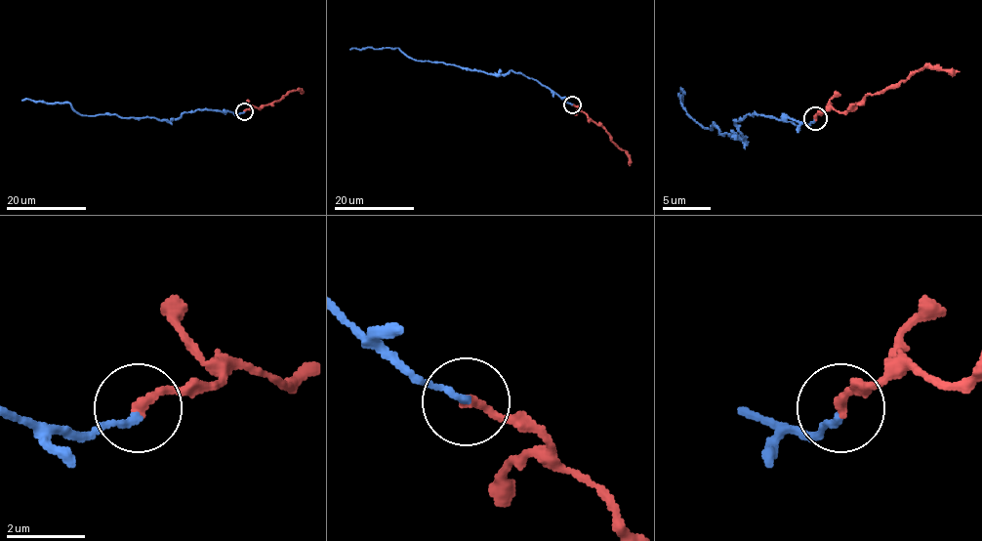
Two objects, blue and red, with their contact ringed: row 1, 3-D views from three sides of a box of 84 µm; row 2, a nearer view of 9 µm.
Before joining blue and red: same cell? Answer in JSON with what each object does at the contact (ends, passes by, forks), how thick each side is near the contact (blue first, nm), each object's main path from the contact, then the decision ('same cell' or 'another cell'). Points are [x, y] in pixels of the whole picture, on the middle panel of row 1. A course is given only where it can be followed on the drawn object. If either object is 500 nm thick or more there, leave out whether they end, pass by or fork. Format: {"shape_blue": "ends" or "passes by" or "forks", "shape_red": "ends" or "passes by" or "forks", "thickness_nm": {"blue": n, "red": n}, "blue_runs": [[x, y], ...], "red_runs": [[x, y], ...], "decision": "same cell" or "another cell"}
{"shape_blue": "ends", "shape_red": "ends", "thickness_nm": {"blue": 150, "red": 220}, "blue_runs": [[572, 104], [536, 80], [511, 70], [506, 74], [494, 74], [443, 62], [415, 61], [396, 48], [349, 50]], "red_runs": [[572, 104], [600, 125], [610, 139], [624, 150], [630, 165]], "decision": "same cell"}

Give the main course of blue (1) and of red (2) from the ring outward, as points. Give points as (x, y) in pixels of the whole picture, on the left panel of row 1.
1: (244, 111), (197, 109), (166, 121), (115, 114), (83, 115), (68, 103), (21, 101)
2: (244, 111), (278, 102), (296, 90), (302, 91)

